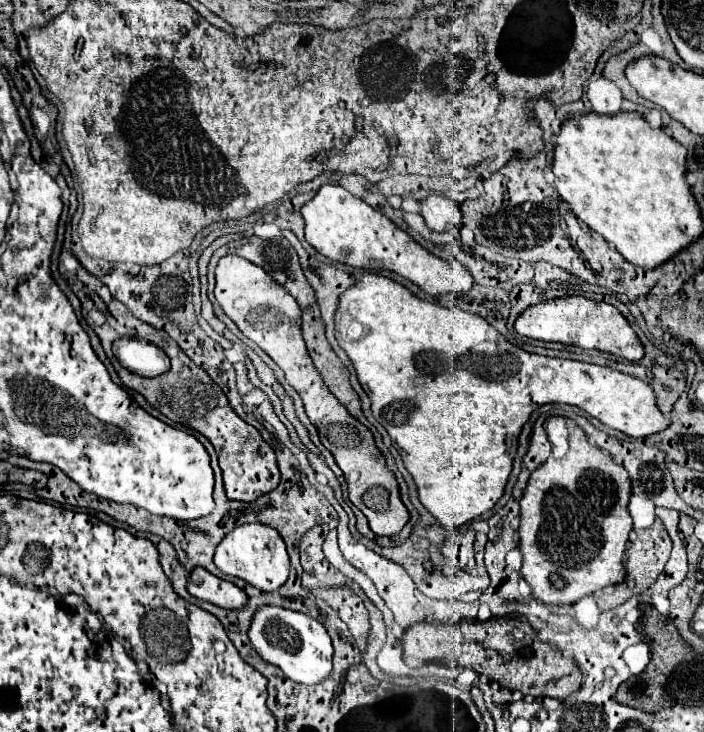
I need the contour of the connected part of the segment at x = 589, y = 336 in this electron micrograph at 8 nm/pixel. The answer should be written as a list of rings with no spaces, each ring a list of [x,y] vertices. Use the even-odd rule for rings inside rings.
[[[560,297],[542,301],[538,305],[528,307],[518,315],[514,321],[516,333],[538,339],[538,341],[558,341],[566,345],[576,345],[582,349],[598,349],[606,351],[618,357],[624,357],[628,361],[638,361],[644,355],[642,343],[628,325],[628,321],[620,315],[620,311],[608,303],[598,303],[586,297]]]

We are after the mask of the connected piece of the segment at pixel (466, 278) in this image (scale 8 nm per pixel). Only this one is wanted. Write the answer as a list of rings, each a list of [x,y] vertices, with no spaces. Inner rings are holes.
[[[322,185],[314,199],[302,207],[302,217],[306,223],[306,241],[332,261],[360,269],[380,267],[394,271],[418,285],[428,295],[464,293],[474,285],[474,279],[464,269],[464,265],[458,261],[448,263],[440,257],[434,257],[406,231],[396,227],[388,217],[376,209],[370,209],[362,199],[354,197],[340,185]]]

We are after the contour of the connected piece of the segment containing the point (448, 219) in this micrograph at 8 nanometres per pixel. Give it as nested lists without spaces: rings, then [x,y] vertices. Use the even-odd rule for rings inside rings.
[[[428,195],[420,201],[420,215],[432,231],[450,231],[462,225],[460,205],[444,195]]]

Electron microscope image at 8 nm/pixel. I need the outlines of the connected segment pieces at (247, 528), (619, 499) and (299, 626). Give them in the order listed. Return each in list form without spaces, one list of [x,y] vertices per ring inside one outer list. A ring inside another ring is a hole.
[[[248,523],[230,531],[226,539],[222,539],[220,545],[216,547],[214,563],[224,575],[244,579],[246,583],[266,593],[280,589],[290,575],[290,561],[280,533],[262,523]]]
[[[568,419],[570,449],[562,459],[548,459],[538,467],[526,485],[520,501],[520,543],[522,551],[522,577],[532,587],[532,597],[546,605],[572,605],[578,599],[592,595],[594,591],[616,585],[624,579],[624,545],[632,529],[632,517],[628,513],[630,477],[622,465],[616,465],[606,451],[592,445],[584,431]]]
[[[260,607],[254,615],[248,631],[252,647],[272,665],[280,667],[282,673],[294,683],[312,687],[322,683],[332,671],[332,641],[324,625],[304,613],[282,609],[282,607]]]

